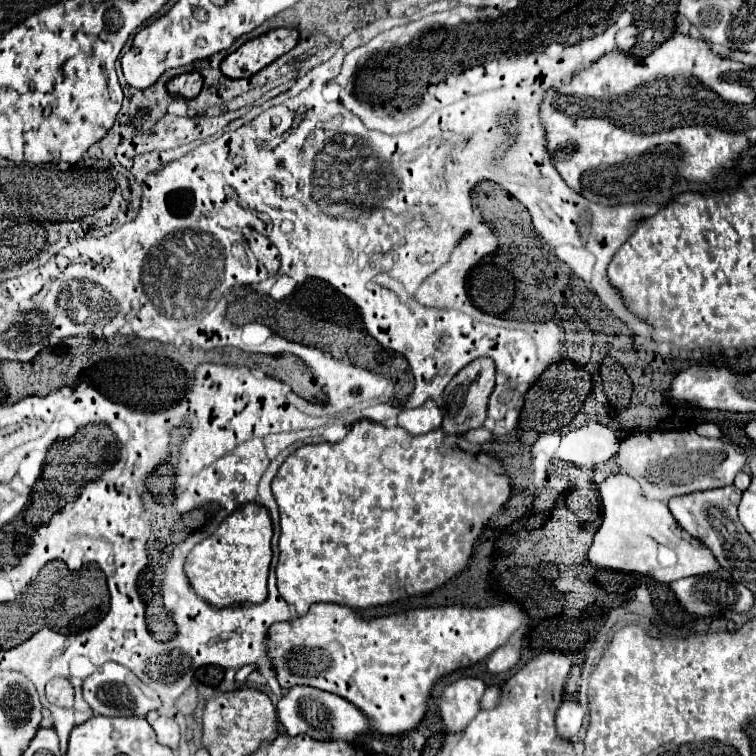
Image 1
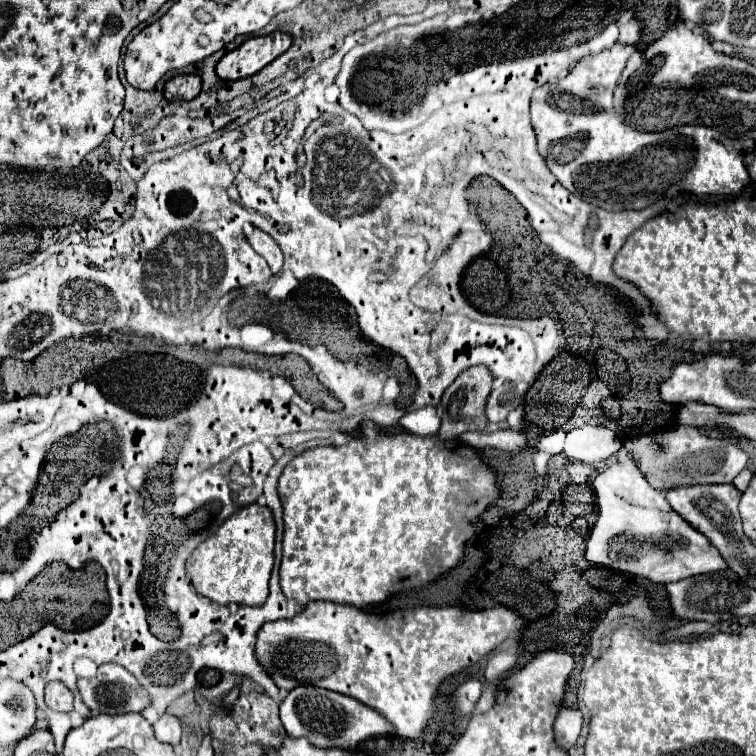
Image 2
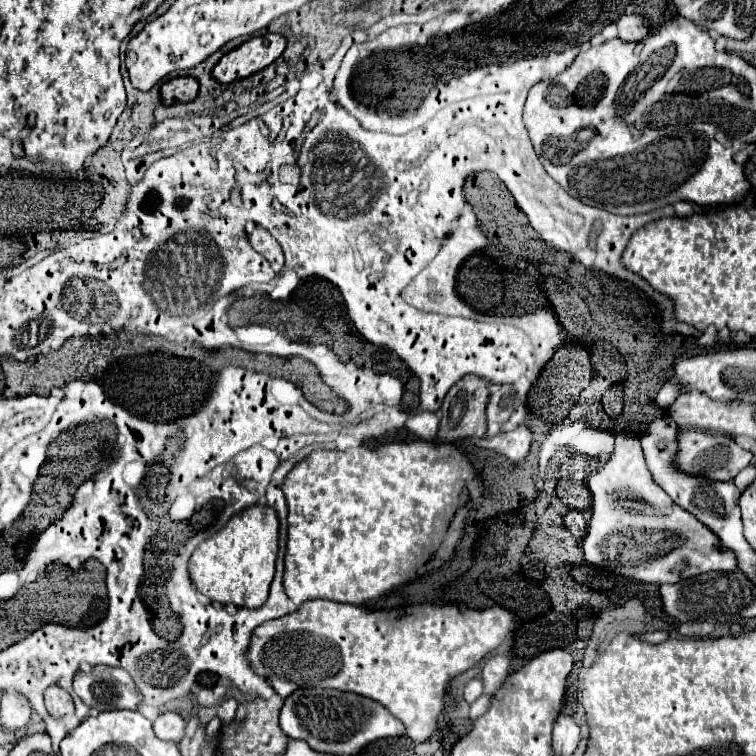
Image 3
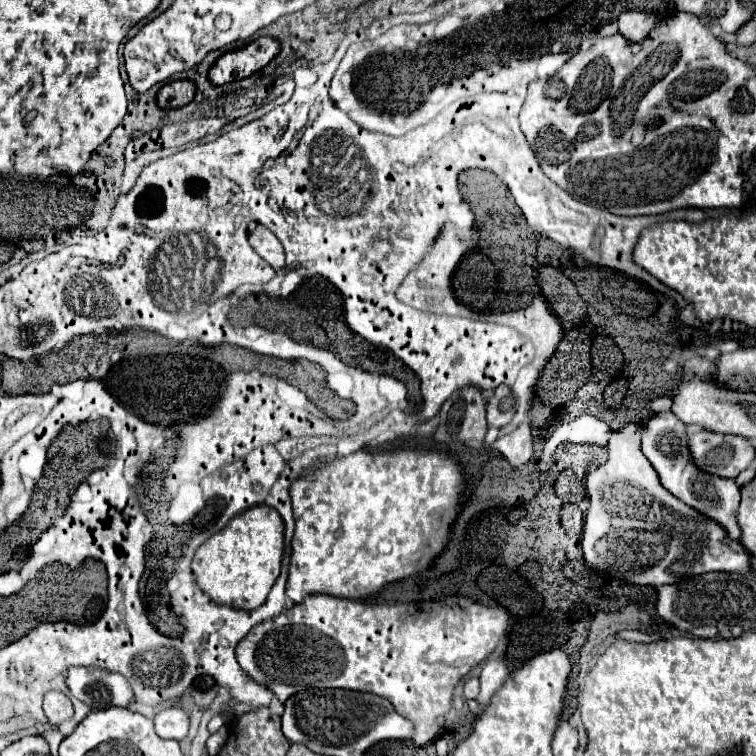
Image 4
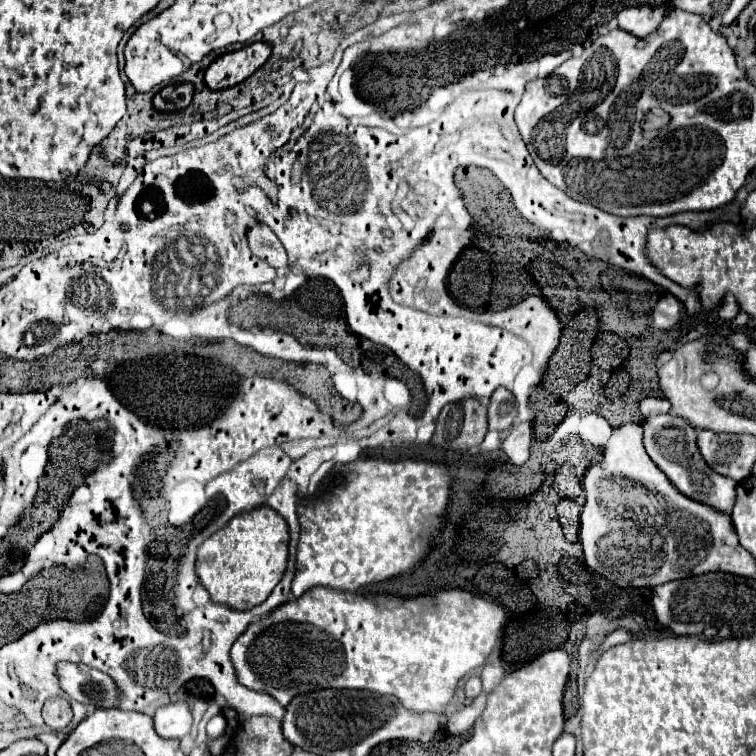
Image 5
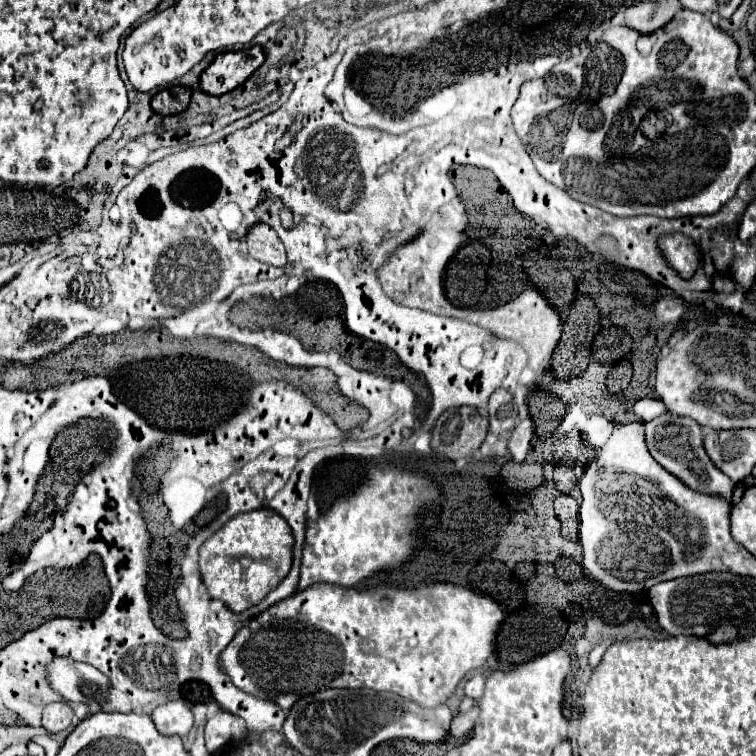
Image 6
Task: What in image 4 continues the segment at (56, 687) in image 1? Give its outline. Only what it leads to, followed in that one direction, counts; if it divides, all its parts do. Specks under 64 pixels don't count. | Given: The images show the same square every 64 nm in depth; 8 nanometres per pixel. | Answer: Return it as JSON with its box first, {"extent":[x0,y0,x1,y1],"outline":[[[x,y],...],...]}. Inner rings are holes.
{"extent":[44,692,74,726],"outline":[[[48,692],[48,696],[44,696],[44,714],[52,726],[60,726],[64,720],[72,718],[74,708],[66,694]]]}

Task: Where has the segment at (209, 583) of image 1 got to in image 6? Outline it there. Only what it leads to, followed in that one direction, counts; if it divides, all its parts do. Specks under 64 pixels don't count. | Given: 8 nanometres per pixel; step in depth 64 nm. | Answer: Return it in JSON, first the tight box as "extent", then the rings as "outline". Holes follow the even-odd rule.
{"extent":[200,508,294,612],"outline":[[[270,508],[234,516],[200,548],[200,574],[210,598],[222,600],[232,612],[258,604],[290,572],[294,536],[288,522]]]}

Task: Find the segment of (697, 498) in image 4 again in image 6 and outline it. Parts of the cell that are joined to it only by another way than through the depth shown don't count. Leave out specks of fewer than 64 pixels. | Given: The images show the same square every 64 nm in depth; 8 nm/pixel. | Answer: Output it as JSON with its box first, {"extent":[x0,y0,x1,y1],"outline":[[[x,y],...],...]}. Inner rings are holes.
{"extent":[646,418,734,498],"outline":[[[654,418],[654,420],[646,422],[646,444],[648,444],[652,458],[660,466],[664,466],[668,472],[672,472],[674,476],[684,480],[684,484],[692,486],[692,490],[720,494],[724,498],[732,496],[734,482],[724,472],[720,472],[708,458],[706,450],[704,450],[704,440],[702,440],[702,426],[698,422],[688,418],[688,426],[682,426],[682,424],[672,424],[668,420]]]}

